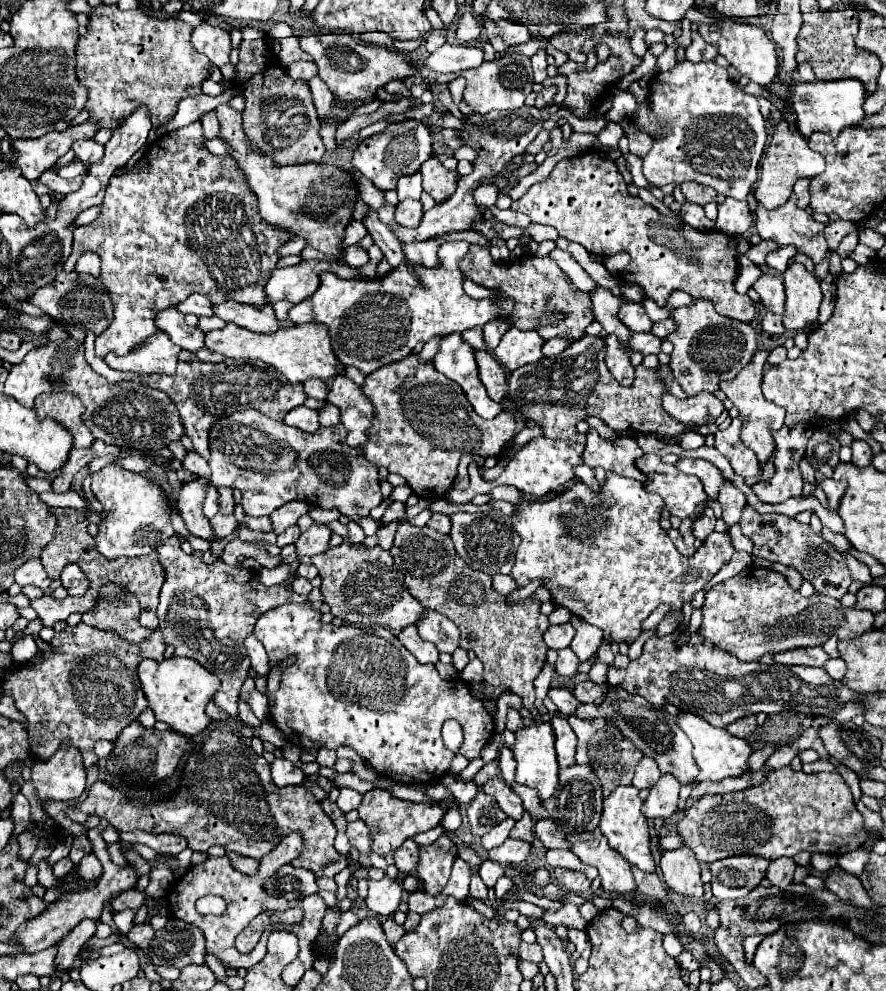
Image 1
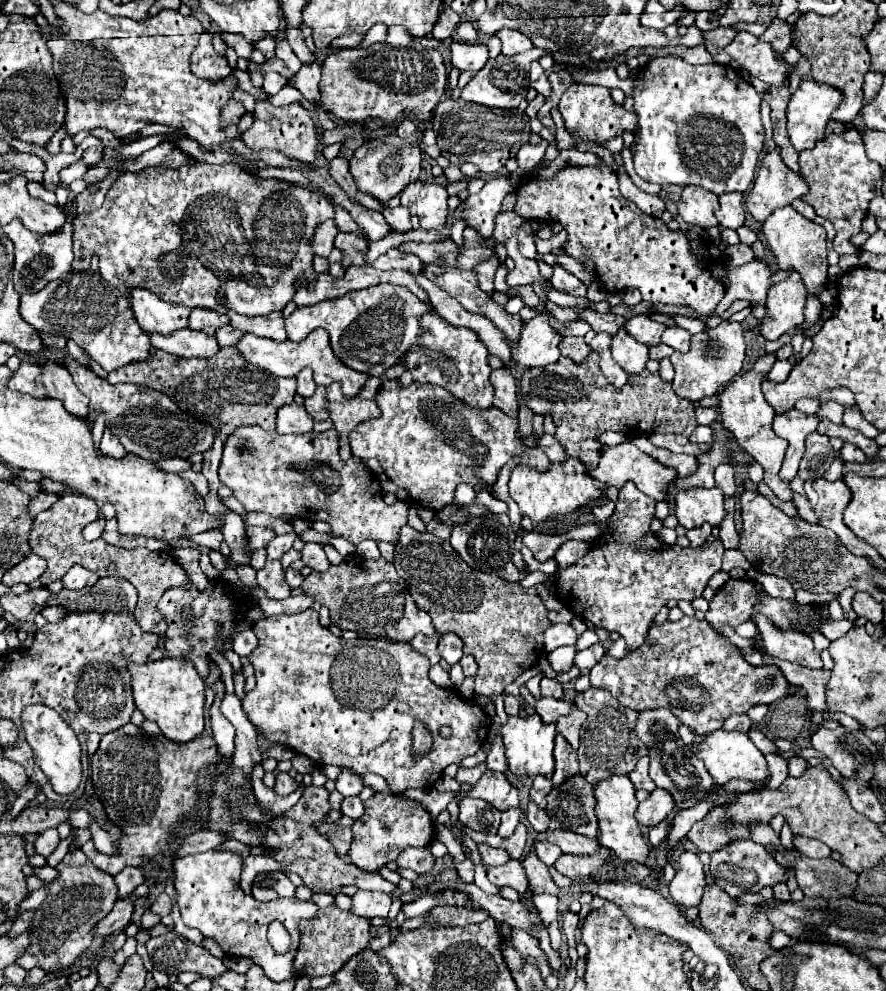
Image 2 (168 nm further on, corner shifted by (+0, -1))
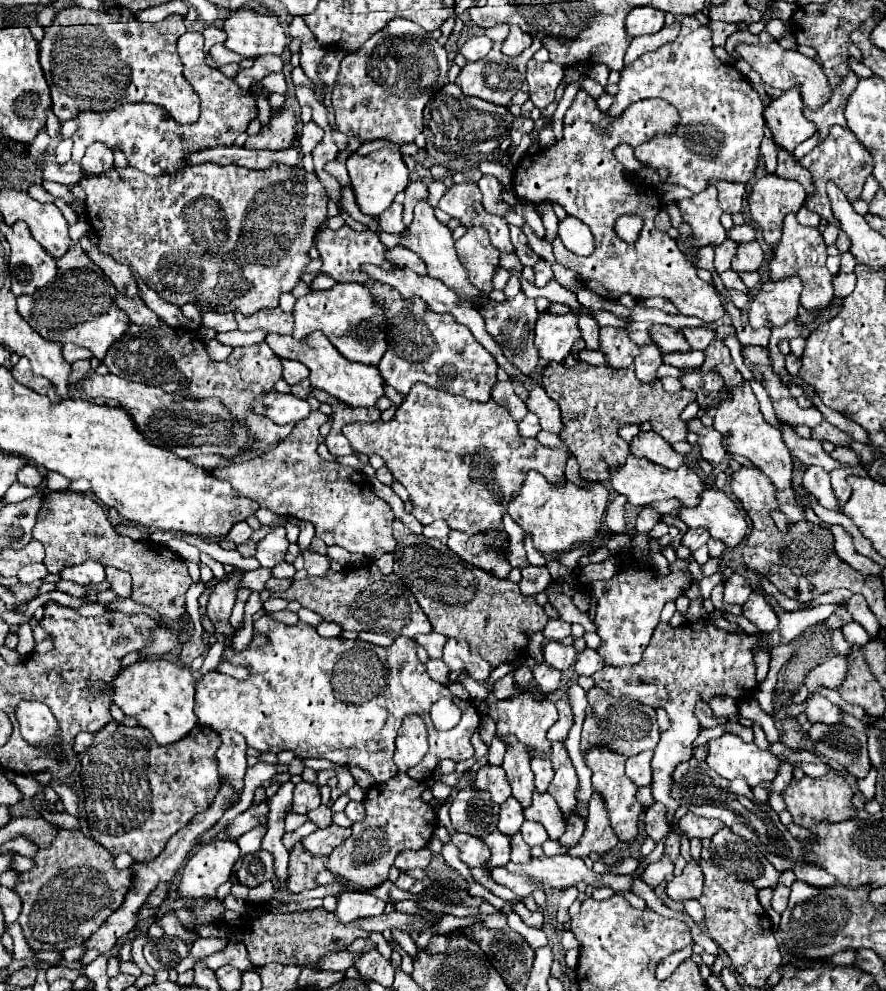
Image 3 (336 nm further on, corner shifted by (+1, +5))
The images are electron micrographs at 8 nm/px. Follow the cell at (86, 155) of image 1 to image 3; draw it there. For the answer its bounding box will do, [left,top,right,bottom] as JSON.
[81,142,113,174]

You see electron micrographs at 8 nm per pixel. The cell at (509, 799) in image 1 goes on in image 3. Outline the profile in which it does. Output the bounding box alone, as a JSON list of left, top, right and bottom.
[475,764,511,804]

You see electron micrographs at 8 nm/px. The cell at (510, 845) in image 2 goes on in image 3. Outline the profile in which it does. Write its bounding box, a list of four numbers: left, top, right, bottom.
[485,830,511,868]

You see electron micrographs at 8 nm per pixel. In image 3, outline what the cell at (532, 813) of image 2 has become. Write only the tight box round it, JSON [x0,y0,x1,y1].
[501,746,533,808]

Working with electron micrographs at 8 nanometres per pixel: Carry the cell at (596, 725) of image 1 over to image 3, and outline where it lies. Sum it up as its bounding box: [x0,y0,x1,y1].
[547,700,573,742]

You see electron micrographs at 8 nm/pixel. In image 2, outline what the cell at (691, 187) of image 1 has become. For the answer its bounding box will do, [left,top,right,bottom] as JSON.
[678,186,718,230]

